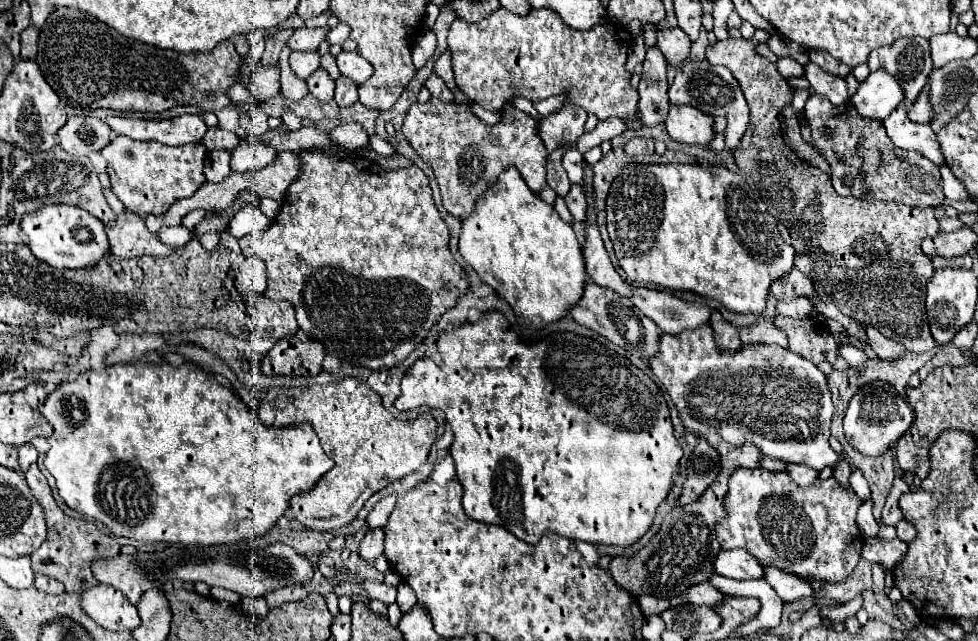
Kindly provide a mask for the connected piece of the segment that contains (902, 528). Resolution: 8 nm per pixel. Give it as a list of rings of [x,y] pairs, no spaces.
[[[901,520],[899,524],[897,524],[897,538],[901,538],[901,540],[905,540],[905,542],[913,542],[915,540],[915,534],[917,534],[917,528],[915,528],[915,524],[911,522],[911,520]]]

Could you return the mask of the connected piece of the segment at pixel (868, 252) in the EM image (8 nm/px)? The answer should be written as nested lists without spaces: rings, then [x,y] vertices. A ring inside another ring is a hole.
[[[756,30],[749,39],[727,38],[707,46],[705,52],[705,58],[711,64],[721,64],[731,70],[751,110],[749,128],[741,140],[741,146],[733,154],[739,170],[755,182],[763,202],[769,208],[769,214],[777,220],[781,236],[795,248],[795,268],[799,268],[803,274],[807,274],[807,278],[813,280],[815,290],[823,302],[835,304],[845,316],[853,320],[879,328],[883,336],[895,338],[895,342],[903,344],[911,352],[923,354],[933,350],[935,340],[931,338],[928,320],[925,318],[925,284],[935,270],[931,258],[927,258],[921,250],[923,238],[935,236],[939,232],[939,220],[935,218],[933,208],[911,208],[905,204],[881,200],[867,202],[853,196],[843,198],[833,190],[827,174],[803,162],[791,148],[785,146],[779,112],[787,102],[791,102],[793,90],[779,74],[777,66],[755,50],[757,44],[768,41],[769,38],[768,32]]]

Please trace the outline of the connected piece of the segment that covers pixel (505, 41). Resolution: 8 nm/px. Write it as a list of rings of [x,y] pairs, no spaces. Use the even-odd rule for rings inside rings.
[[[501,8],[473,24],[457,18],[449,30],[449,52],[457,86],[469,96],[469,100],[477,102],[479,106],[487,110],[499,110],[515,96],[523,96],[527,100],[545,100],[565,92],[565,104],[581,106],[587,114],[595,114],[599,120],[621,118],[629,130],[639,130],[643,128],[637,108],[639,94],[631,86],[631,72],[623,68],[627,62],[629,44],[631,36],[621,26],[611,28],[609,24],[601,24],[589,32],[579,32],[569,28],[551,8],[537,8],[527,16],[517,16]]]

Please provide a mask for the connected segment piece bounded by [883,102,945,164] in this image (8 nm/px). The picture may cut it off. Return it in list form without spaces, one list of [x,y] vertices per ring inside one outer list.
[[[903,102],[883,120],[883,126],[887,130],[887,136],[897,148],[919,152],[921,156],[929,158],[933,164],[945,162],[931,126],[911,122],[907,116],[907,106]]]

